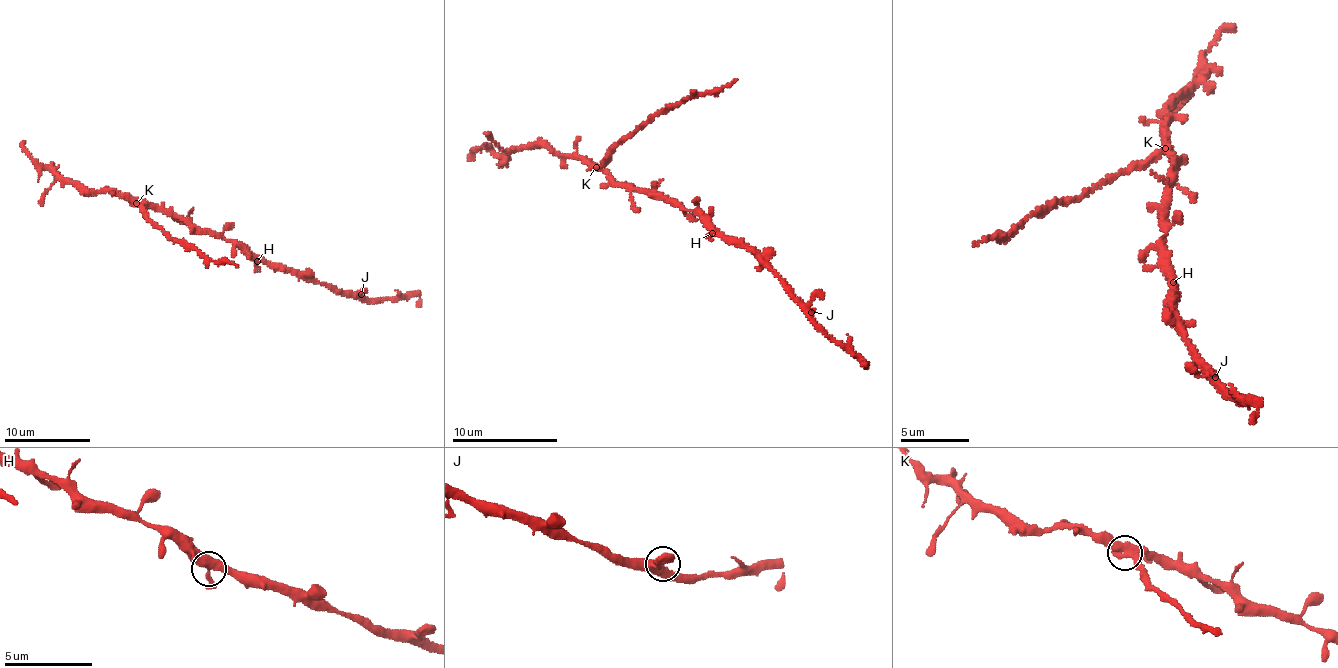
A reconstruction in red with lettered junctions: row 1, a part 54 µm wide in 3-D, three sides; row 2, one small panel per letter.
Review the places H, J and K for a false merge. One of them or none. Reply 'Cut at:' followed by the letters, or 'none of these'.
Cut at: K

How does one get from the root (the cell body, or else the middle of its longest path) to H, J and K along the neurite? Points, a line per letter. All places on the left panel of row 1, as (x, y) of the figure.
H: (211, 235), (230, 240), (257, 261)
J: (211, 235), (237, 240), (268, 261), (303, 272), (338, 290), (361, 294)
K: (211, 235), (193, 231), (177, 215), (136, 204)

